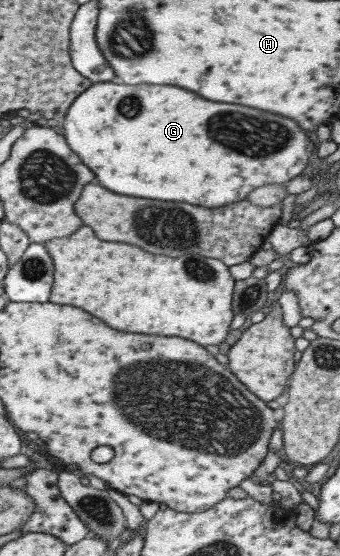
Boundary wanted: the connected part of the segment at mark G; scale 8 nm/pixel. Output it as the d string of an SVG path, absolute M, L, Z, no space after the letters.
M120 81L93 82L82 93L72 100L72 105L68 106L62 119L62 133L70 149L80 157L80 161L94 171L94 177L100 187L118 193L118 195L128 195L128 197L144 197L144 199L158 199L158 201L170 201L188 203L192 206L204 208L220 208L228 204L246 200L248 193L252 193L256 187L270 185L270 183L285 184L293 177L303 172L303 169L310 159L310 154L314 151L312 141L306 132L297 126L297 123L290 118L281 115L272 115L266 111L242 107L242 105L232 105L232 103L214 103L206 101L190 91L184 91L180 87L156 87L156 85L122 85Z

